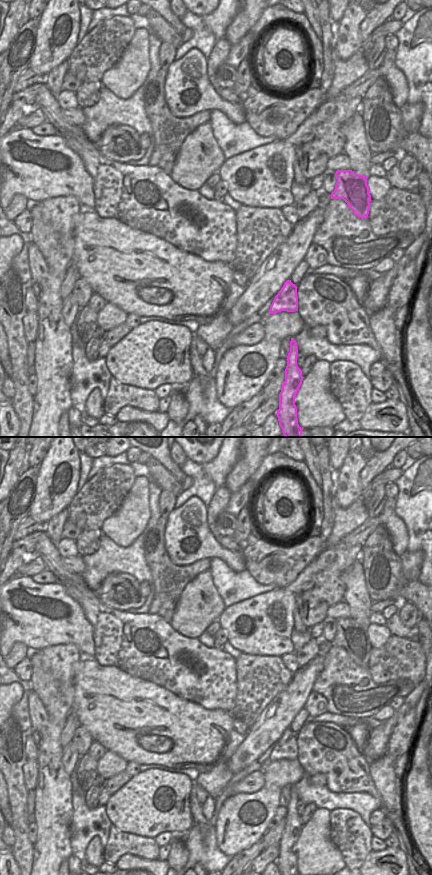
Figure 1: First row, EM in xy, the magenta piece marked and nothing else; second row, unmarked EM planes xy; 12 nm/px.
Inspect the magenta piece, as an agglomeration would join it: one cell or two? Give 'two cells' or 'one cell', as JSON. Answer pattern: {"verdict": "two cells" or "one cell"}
{"verdict": "two cells"}

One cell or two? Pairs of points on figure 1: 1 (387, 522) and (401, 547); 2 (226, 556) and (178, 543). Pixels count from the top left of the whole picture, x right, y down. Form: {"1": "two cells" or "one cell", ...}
{"1": "one cell", "2": "one cell"}

